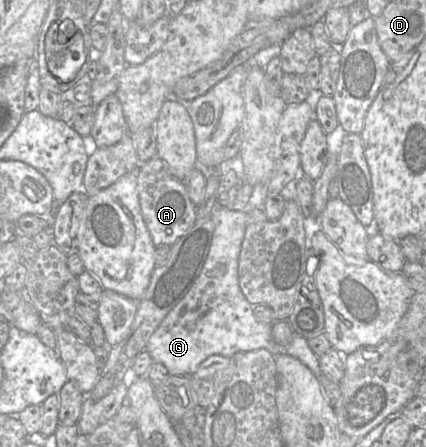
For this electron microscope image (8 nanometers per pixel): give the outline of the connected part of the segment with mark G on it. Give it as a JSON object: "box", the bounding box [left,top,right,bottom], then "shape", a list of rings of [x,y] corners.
{"box":[146,204,321,378],"shape":[[[214,204],[211,218],[214,222],[211,246],[199,277],[147,343],[146,351],[153,362],[163,364],[171,376],[189,376],[211,355],[231,358],[239,352],[266,349],[275,356],[287,354],[297,358],[318,378],[321,375],[320,360],[308,340],[293,333],[288,345],[277,344],[272,338],[272,324],[263,323],[255,317],[253,305],[240,289],[239,254],[246,227],[253,223],[248,213]]]}

